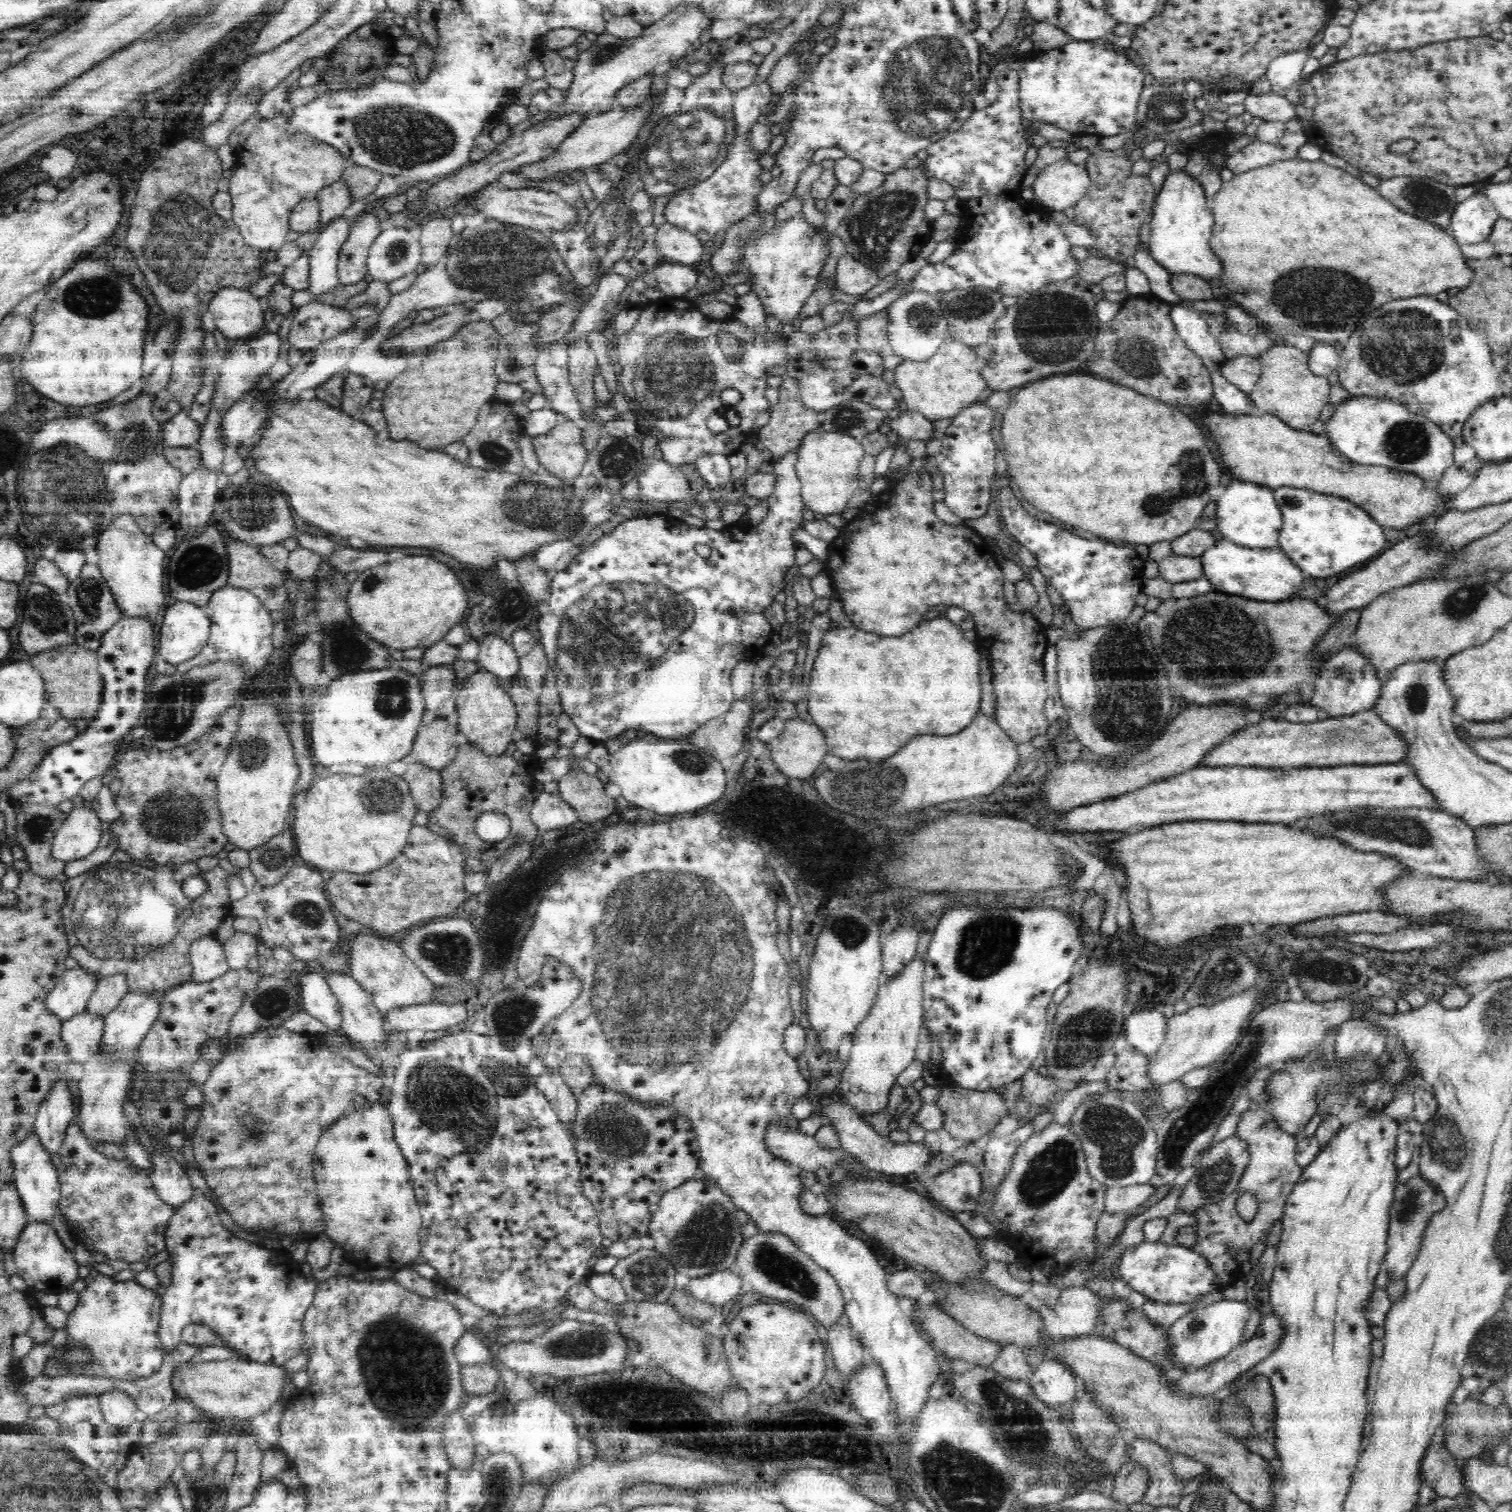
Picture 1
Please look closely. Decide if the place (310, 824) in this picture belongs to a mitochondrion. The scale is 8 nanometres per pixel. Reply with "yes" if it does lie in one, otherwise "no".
no

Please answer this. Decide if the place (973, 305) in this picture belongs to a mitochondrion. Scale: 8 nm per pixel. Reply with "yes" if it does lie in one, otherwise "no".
yes

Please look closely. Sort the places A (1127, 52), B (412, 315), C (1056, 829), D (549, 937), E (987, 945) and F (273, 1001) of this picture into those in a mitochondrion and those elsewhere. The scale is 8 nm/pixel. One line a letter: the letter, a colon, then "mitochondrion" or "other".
A: other
B: other
C: other
D: other
E: mitochondrion
F: mitochondrion

